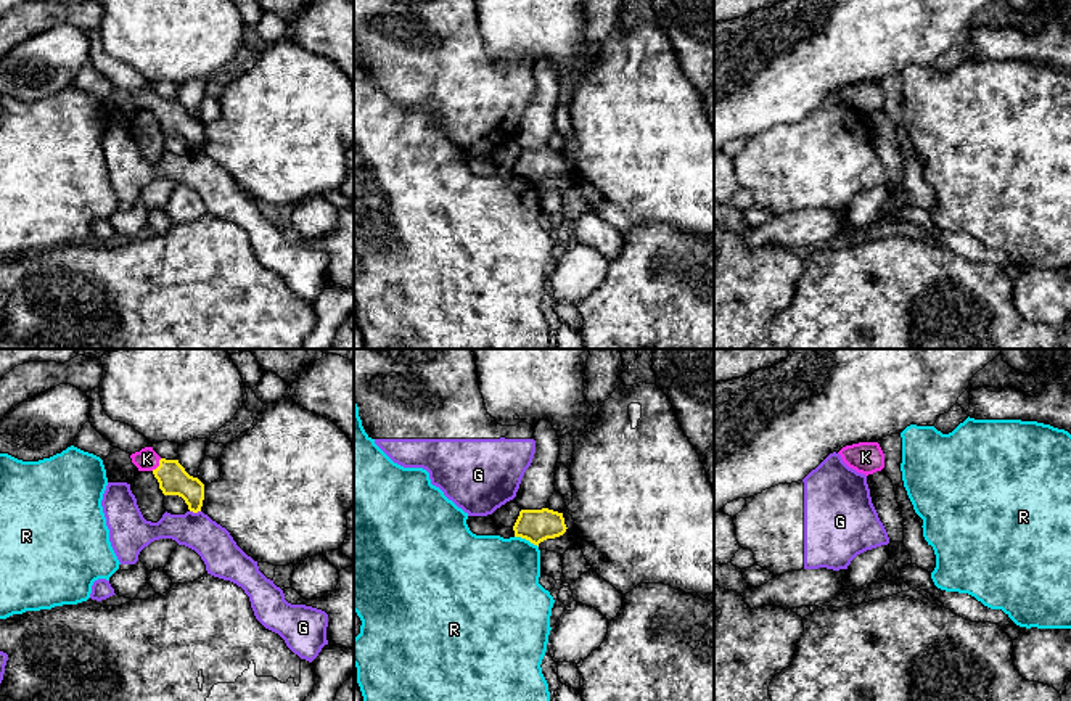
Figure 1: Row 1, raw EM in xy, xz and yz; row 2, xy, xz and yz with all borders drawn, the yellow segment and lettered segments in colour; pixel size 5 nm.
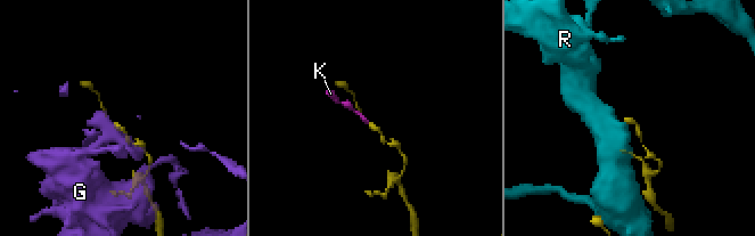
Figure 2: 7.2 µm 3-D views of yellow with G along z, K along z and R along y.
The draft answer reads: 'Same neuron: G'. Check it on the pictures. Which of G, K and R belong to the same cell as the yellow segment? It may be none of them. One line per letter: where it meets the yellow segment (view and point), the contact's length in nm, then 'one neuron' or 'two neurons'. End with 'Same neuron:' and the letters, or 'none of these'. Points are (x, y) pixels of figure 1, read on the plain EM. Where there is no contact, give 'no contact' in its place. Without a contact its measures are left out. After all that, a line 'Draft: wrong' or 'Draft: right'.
G: xy (195, 151) | 60 nm | two neurons
K: xy (160, 105) | 80 nm | one neuron
R: xz (526, 179) | 130 nm | two neurons
Same neuron: K
Draft: wrong

